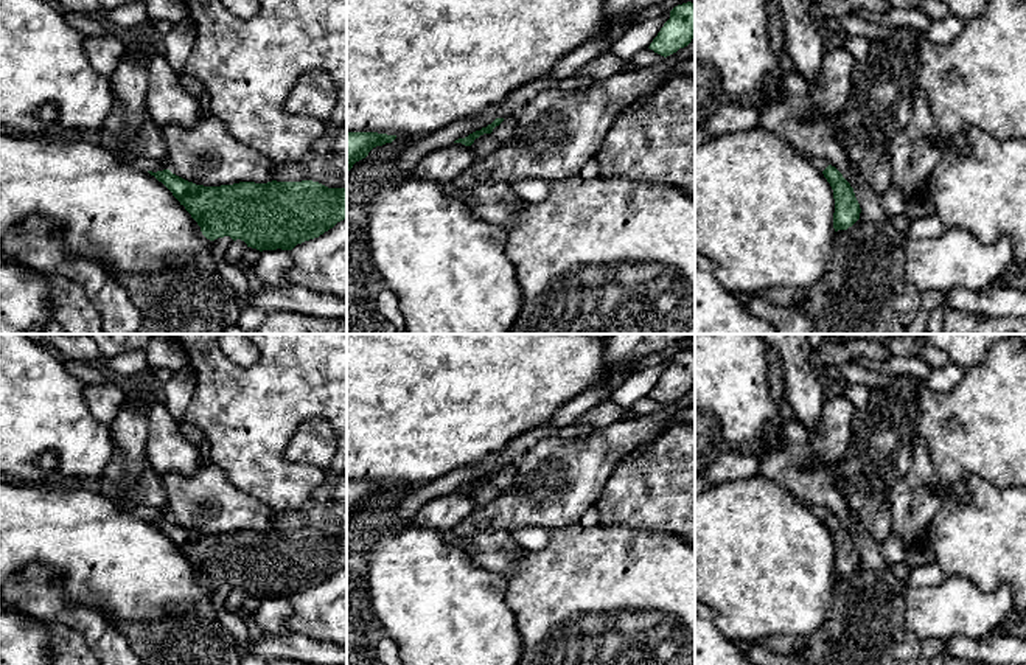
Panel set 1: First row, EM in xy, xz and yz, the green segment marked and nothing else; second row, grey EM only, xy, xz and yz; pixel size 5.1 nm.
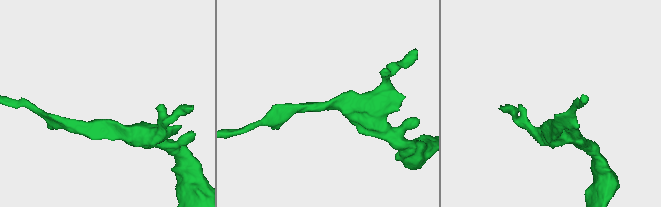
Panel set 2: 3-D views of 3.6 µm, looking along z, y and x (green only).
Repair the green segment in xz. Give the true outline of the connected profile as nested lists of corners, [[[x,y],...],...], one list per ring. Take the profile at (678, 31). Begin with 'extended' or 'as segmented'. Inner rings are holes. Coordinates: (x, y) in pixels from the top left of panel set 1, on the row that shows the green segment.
as segmented | [[[687,2],[670,11],[670,19],[664,23],[658,36],[650,44],[650,50],[667,57],[679,48],[687,47],[695,37],[695,3]]]

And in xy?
as segmented | [[[169,169],[148,171],[162,182],[185,207],[201,227],[202,235],[215,241],[230,236],[247,247],[263,250],[292,250],[297,244],[319,238],[337,222],[347,219],[347,188],[328,188],[319,182],[239,182],[233,185],[204,186],[188,182]]]

